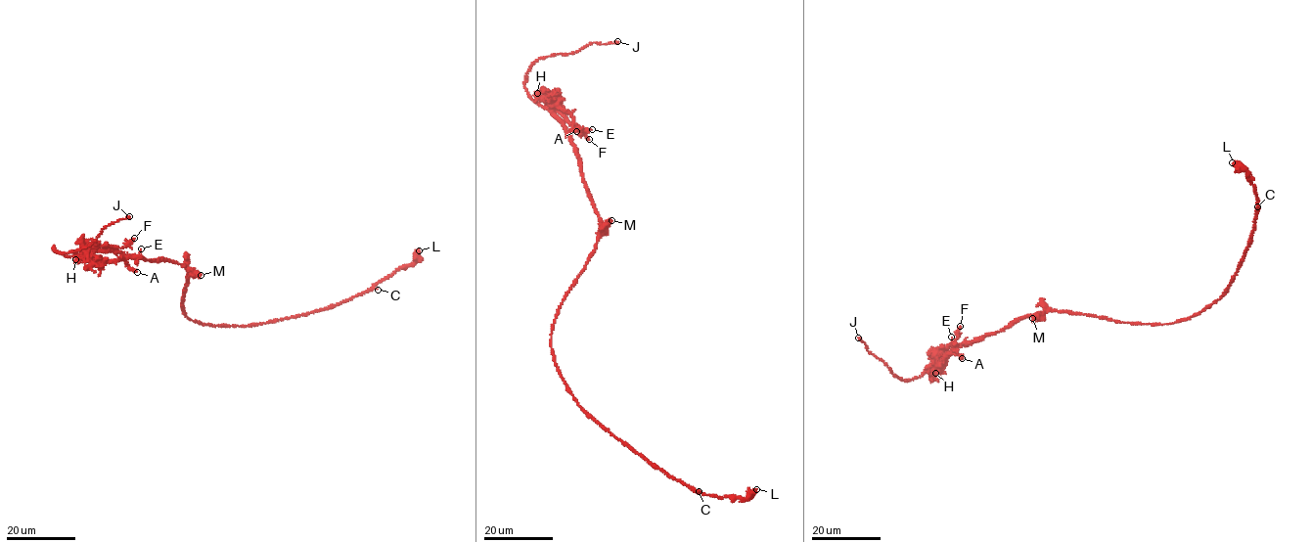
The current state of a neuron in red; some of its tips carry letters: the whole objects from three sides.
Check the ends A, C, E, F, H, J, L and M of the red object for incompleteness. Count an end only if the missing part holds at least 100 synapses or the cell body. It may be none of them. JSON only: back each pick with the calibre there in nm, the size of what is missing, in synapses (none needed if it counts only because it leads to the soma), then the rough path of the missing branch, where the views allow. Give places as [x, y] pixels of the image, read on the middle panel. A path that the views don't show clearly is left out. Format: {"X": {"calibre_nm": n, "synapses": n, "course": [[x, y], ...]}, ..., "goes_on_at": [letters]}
{"J": {"calibre_nm": 300, "course": [[617, 41], [636, 44], [649, 32]]}, "goes_on_at": ["J"]}

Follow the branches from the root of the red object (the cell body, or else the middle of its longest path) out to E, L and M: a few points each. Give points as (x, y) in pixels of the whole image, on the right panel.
E: (1099, 317), (1054, 310), (1030, 314), (1017, 319), (1002, 330), (953, 347), (942, 363), (954, 348), (951, 337)
L: (1099, 317), (1145, 324), (1176, 322), (1196, 316), (1219, 299), (1243, 257), (1257, 205), (1246, 172), (1232, 162)
M: (1099, 317), (1054, 310), (1032, 318)

